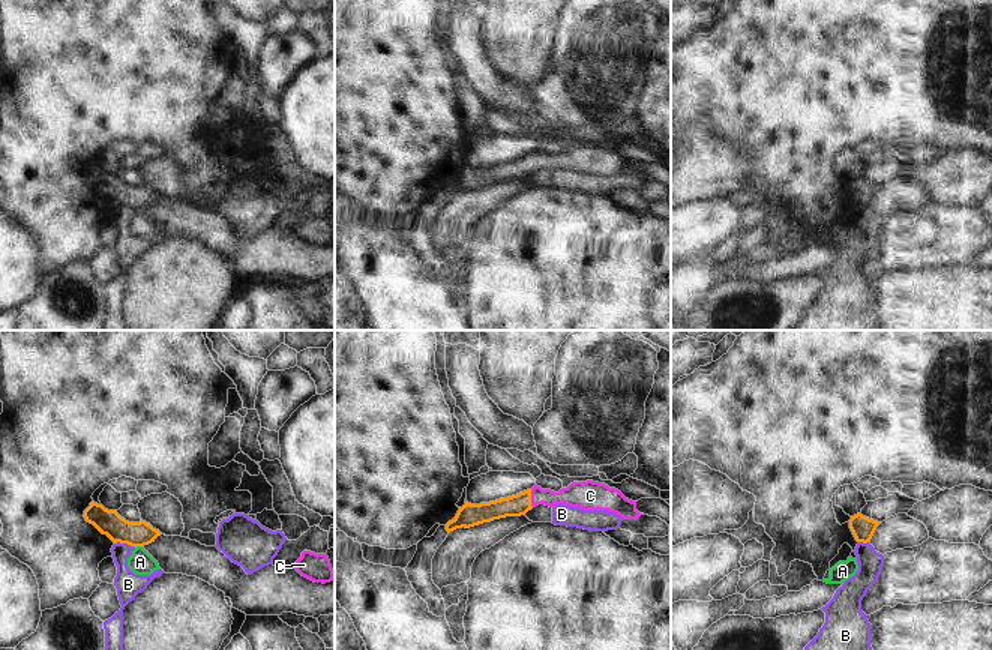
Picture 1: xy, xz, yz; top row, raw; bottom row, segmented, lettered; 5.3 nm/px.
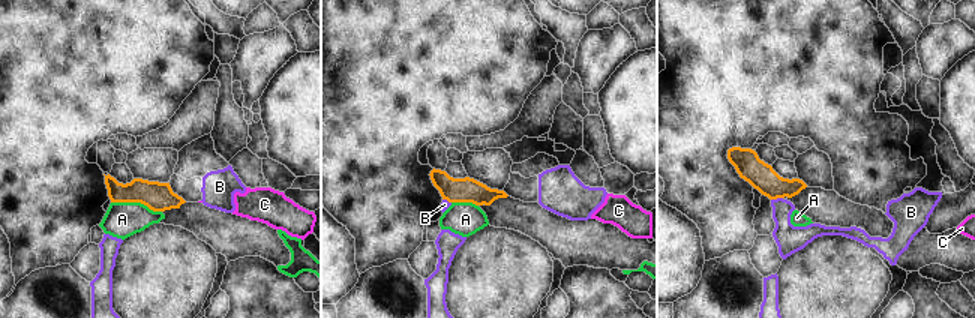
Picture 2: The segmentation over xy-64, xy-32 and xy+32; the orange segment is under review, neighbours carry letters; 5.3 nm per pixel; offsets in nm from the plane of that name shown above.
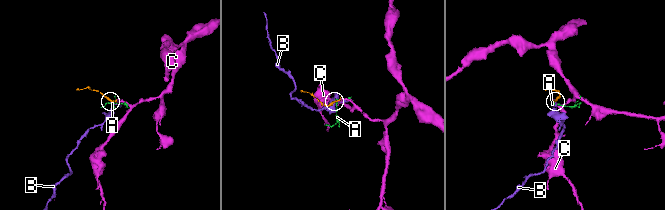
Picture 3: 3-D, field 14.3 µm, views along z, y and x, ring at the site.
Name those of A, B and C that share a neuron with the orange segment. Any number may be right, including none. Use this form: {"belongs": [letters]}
{"belongs": ["C"]}

